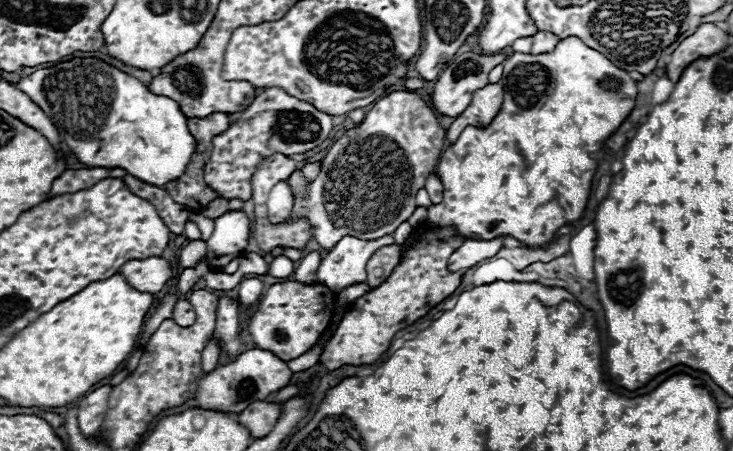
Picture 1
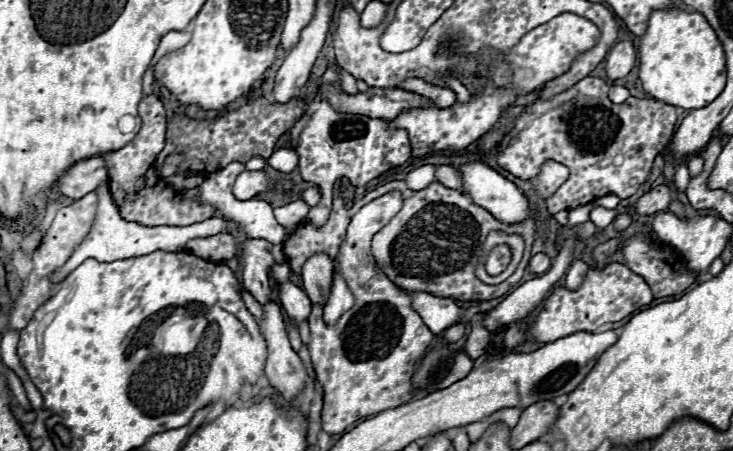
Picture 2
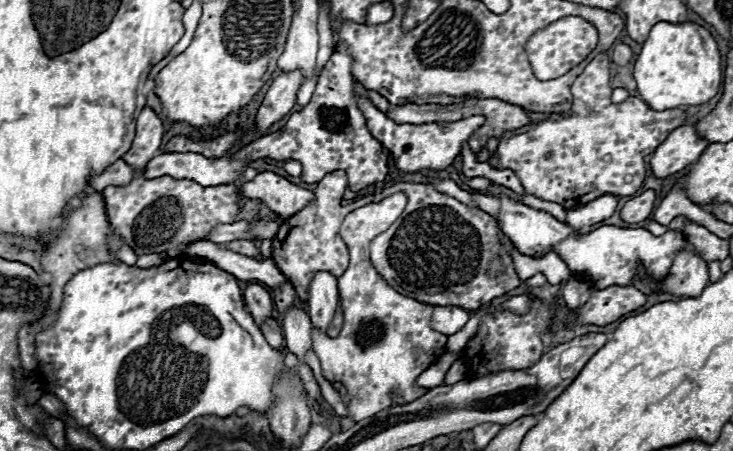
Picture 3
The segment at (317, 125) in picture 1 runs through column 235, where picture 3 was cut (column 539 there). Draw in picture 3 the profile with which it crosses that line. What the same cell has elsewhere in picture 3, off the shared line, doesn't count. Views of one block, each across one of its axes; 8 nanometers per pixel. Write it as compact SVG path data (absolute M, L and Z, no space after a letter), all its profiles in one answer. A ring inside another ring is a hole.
M598 54L586 70L576 78L572 84L572 94L574 94L574 110L568 116L562 116L558 120L544 120L538 122L536 128L524 132L524 134L512 134L506 132L498 140L498 156L500 156L500 168L514 170L516 176L520 178L522 186L526 188L528 194L546 200L546 202L556 202L562 206L576 206L578 198L590 192L590 200L604 196L604 194L614 194L614 196L632 196L644 182L646 178L646 162L644 158L652 154L664 140L666 136L682 126L688 120L688 114L680 108L672 110L662 110L654 112L644 100L640 98L628 98L620 104L610 102L610 74L608 74L608 56Z

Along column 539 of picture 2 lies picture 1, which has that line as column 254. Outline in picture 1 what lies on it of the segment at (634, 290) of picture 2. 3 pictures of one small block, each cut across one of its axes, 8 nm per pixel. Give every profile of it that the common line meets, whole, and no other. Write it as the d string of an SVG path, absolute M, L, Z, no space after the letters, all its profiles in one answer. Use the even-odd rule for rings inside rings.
M298 282L274 284L266 290L262 300L256 306L254 316L250 318L250 336L260 348L276 352L282 360L292 360L308 352L330 326L334 312L336 294L324 284L304 286Z

